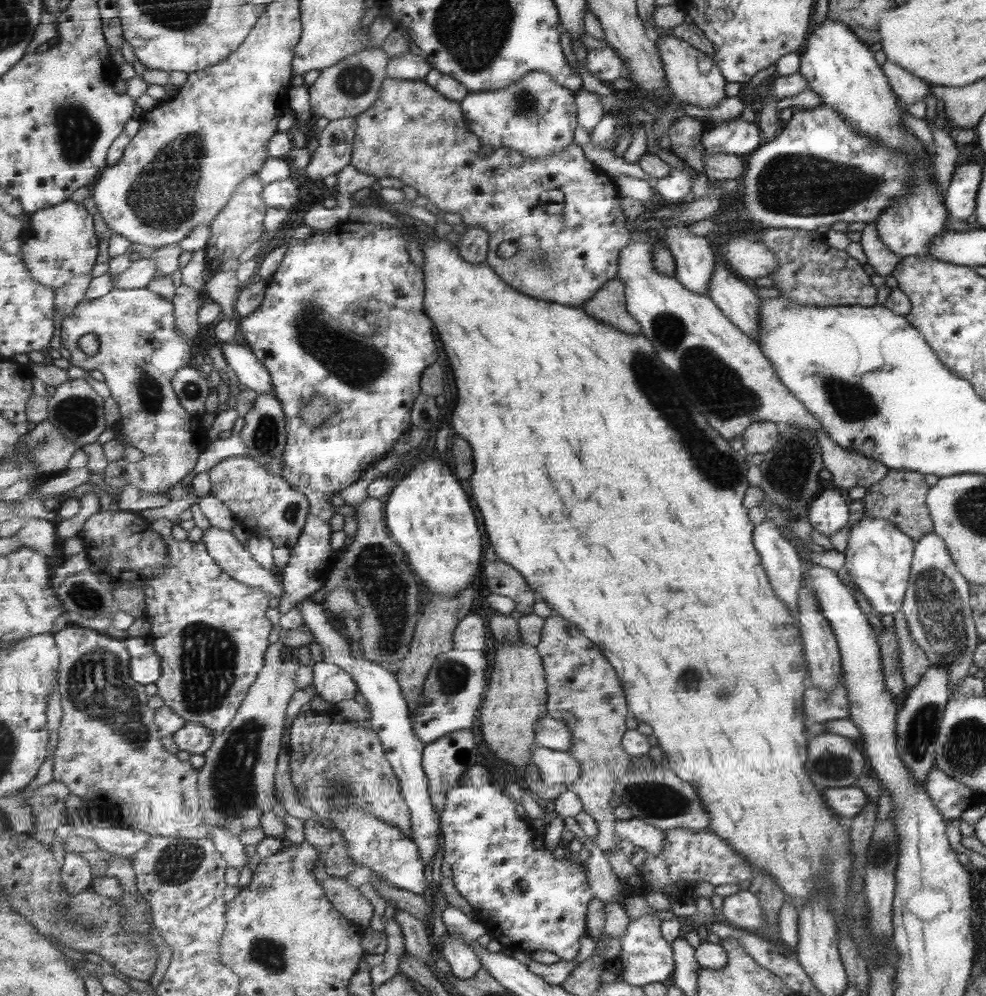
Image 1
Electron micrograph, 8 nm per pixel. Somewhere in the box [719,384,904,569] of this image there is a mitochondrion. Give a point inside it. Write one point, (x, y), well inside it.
(787, 470)

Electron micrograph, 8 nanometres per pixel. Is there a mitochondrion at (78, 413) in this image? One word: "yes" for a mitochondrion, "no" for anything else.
yes

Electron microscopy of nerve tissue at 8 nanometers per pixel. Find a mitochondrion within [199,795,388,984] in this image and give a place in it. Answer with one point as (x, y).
(269, 953)

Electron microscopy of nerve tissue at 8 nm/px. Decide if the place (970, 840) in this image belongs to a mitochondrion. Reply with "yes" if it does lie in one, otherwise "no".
no

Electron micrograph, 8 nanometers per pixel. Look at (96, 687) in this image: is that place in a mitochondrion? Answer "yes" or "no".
yes

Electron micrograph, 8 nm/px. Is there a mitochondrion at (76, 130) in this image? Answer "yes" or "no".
yes

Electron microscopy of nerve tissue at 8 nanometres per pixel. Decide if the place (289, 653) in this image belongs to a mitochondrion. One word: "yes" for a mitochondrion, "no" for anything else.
no

